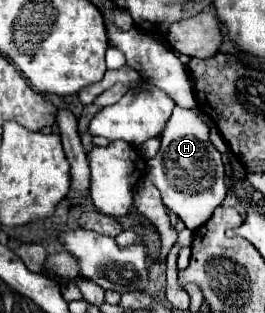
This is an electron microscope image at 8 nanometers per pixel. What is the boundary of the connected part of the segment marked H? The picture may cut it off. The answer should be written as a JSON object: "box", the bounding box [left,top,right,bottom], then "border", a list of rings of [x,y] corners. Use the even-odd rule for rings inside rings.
{"box":[148,106,226,230],"border":[[[176,106],[160,140],[162,140],[160,152],[156,154],[156,158],[148,160],[148,166],[150,166],[148,180],[160,190],[166,208],[178,214],[180,220],[186,224],[186,228],[196,230],[212,216],[212,212],[222,204],[226,196],[226,168],[224,168],[222,154],[208,140],[208,126],[198,110],[186,110],[186,108]]]}

